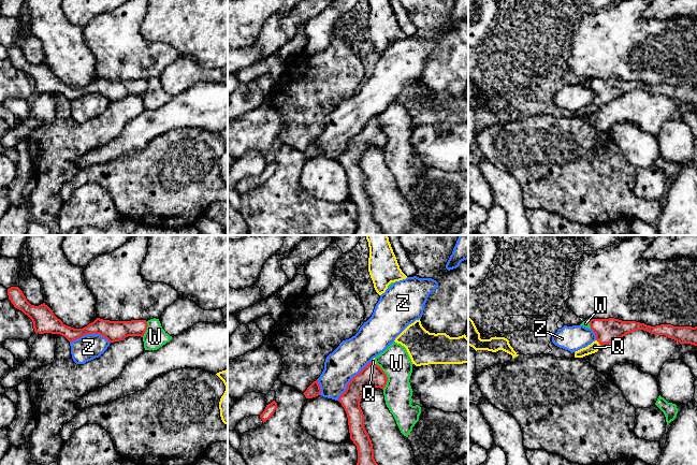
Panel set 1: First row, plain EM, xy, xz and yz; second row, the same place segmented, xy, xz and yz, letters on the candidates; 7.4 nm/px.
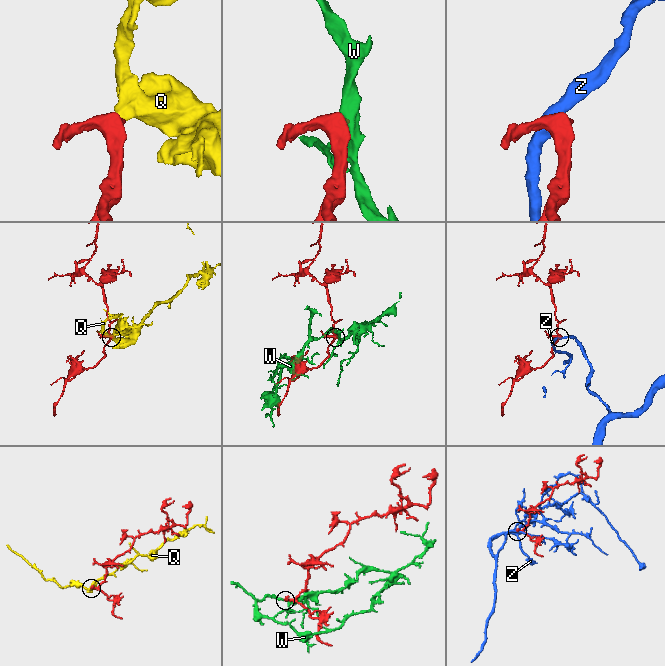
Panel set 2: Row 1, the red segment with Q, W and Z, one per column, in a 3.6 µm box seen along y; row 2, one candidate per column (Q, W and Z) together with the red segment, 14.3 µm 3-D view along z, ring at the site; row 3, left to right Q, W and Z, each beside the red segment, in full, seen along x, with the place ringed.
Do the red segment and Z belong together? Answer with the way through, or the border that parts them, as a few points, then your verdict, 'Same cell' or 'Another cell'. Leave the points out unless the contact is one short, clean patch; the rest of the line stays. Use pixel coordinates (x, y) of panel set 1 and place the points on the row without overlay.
Another cell

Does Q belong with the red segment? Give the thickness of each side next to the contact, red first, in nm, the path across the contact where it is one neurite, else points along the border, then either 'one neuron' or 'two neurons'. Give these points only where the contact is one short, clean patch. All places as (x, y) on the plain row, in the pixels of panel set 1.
180 nm thick on the red side, 70 nm on the other; runs through yz (607, 89), (598, 101), (594, 106); one neuron

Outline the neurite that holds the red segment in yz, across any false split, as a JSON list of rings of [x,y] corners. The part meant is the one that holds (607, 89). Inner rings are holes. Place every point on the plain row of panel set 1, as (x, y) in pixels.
[[[614,77],[591,78],[590,85],[596,93],[596,100],[587,106],[576,111],[575,117],[583,117],[595,113],[601,104],[608,104],[637,89],[643,89],[654,95],[665,95],[680,103],[697,105],[697,86],[673,86],[671,84],[651,86],[636,81],[622,81]]]

